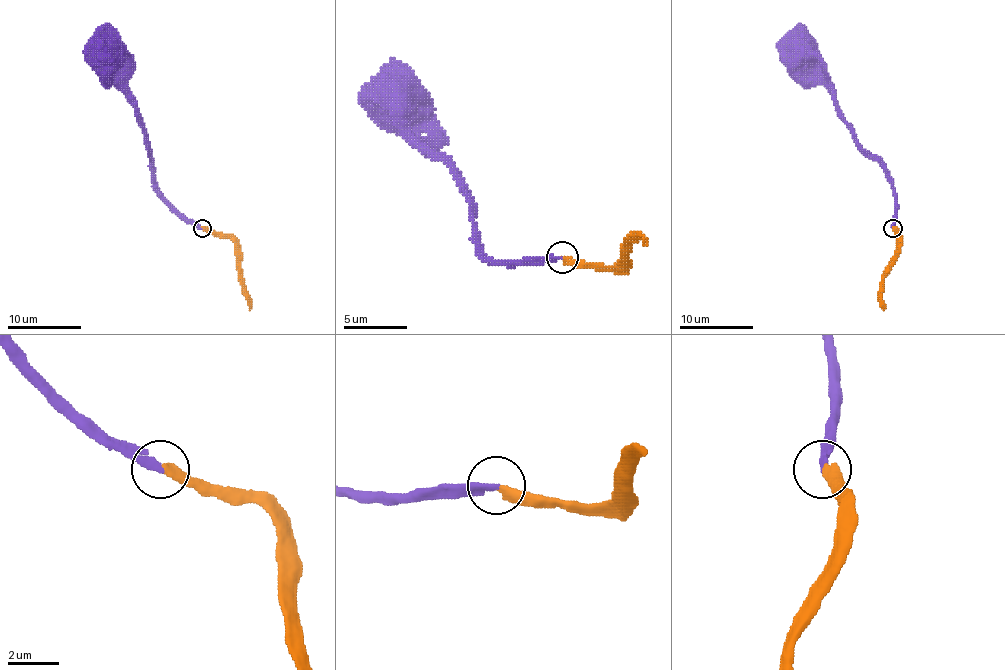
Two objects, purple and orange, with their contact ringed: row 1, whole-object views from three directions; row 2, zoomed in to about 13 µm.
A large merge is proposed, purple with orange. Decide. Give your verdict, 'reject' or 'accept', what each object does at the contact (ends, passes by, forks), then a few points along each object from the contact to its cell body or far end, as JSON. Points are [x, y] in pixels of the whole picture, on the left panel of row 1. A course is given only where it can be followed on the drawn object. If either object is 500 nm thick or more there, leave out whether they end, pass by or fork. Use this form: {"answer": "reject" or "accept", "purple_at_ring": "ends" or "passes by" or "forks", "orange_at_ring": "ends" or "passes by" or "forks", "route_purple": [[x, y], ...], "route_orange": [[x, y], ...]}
{"answer": "accept", "purple_at_ring": "ends", "orange_at_ring": "ends", "route_purple": [[201, 229], [188, 223], [159, 190], [144, 129], [133, 106], [127, 58], [116, 47], [111, 49]], "route_orange": [[201, 227], [222, 232], [235, 243], [249, 310]]}

